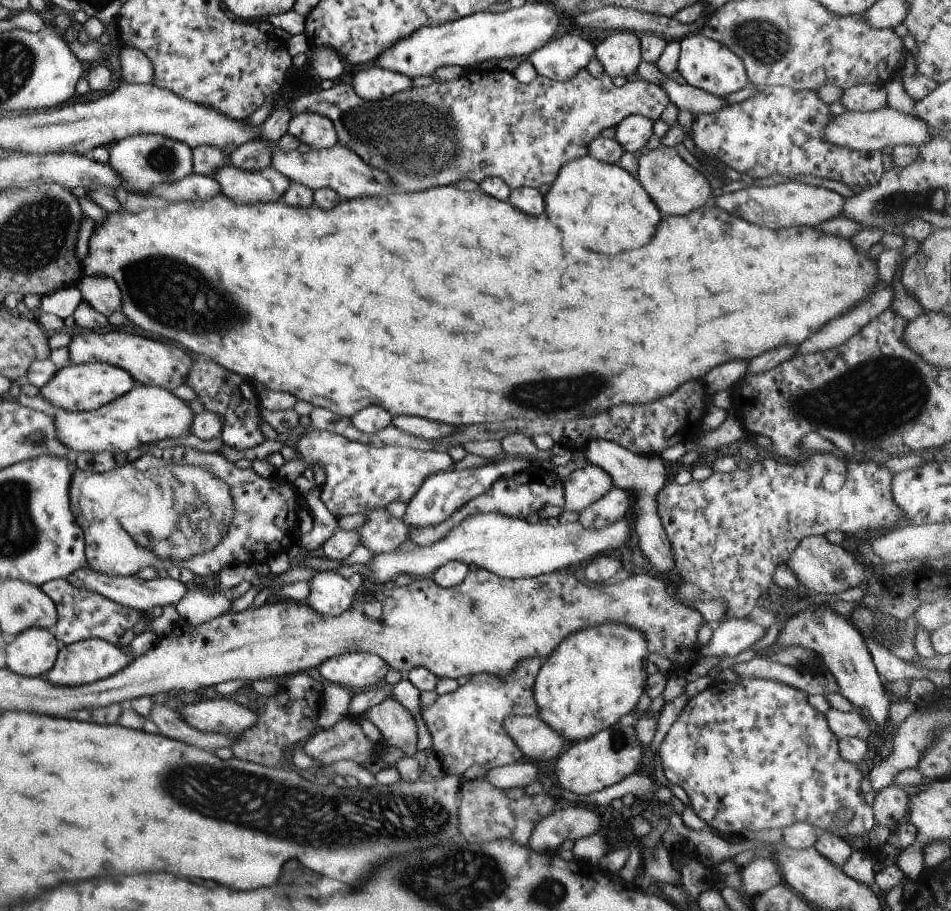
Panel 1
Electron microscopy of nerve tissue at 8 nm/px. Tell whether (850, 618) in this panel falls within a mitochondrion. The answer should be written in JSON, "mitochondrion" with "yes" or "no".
{"mitochondrion":"no"}

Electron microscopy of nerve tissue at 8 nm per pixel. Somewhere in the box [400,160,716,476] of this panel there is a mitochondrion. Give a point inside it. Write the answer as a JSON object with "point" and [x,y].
{"point":[560,393]}

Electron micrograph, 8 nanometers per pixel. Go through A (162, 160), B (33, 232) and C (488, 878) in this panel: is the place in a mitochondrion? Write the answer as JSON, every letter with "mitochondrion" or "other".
{"A":"mitochondrion","B":"mitochondrion","C":"mitochondrion"}

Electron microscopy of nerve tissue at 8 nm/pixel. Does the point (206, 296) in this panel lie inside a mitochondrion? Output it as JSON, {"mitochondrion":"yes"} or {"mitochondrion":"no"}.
{"mitochondrion":"yes"}

